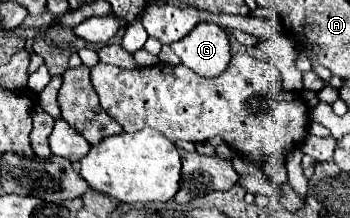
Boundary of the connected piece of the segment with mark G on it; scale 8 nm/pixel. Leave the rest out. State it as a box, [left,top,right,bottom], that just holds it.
[172,22,230,78]

